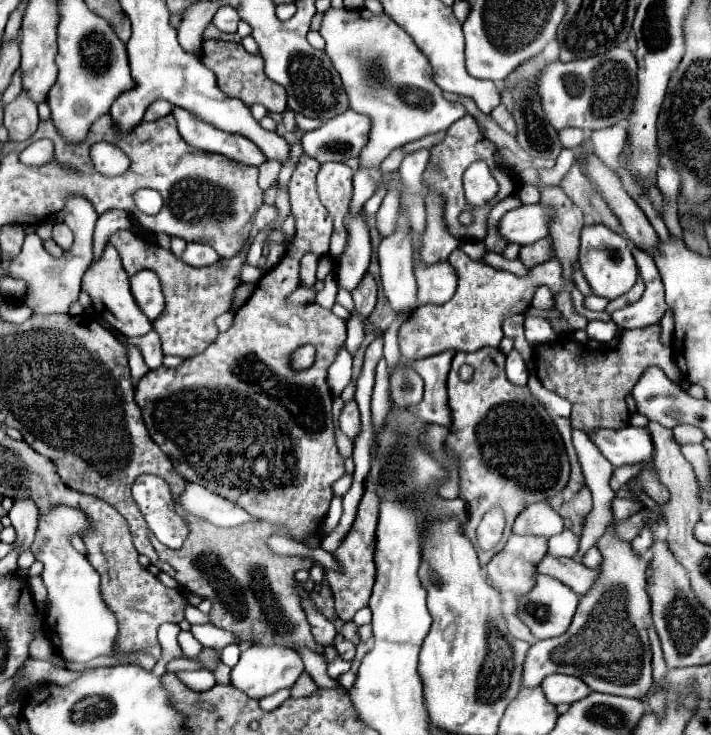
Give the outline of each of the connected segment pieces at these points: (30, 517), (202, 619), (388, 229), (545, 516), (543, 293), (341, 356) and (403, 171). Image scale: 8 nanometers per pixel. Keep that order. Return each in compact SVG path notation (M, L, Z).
M16 499L8 517L16 527L24 525L26 529L36 529L38 525L38 509L32 499Z
M188 605L188 607L184 609L184 617L186 617L188 623L210 623L210 617L204 615L202 611L198 611L198 609L192 607L192 605Z
M390 191L390 193L384 197L384 201L382 201L382 205L380 205L380 211L378 211L378 215L376 215L376 227L378 227L378 231L380 231L382 237L388 237L388 235L394 233L398 211L400 211L400 203L398 203L396 195Z
M548 501L528 505L514 521L512 533L516 535L534 535L534 537L552 537L560 533L562 517L548 505Z
M538 287L532 299L532 307L536 309L554 309L554 293L548 287Z
M340 349L336 361L328 371L328 385L332 393L338 397L350 381L352 381L352 357L346 353L346 349Z
M420 149L420 151L414 151L414 153L408 153L400 165L400 177L402 181L406 183L406 187L412 191L412 193L422 193L424 191L424 185L422 185L422 173L426 169L430 161L430 151L428 149Z

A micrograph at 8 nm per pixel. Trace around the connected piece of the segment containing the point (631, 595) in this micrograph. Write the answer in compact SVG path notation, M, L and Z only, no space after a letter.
M610 525L598 541L604 557L596 585L580 599L570 629L556 637L538 641L528 649L522 685L536 687L552 673L568 673L590 685L592 691L610 695L644 699L652 687L652 651L644 617L650 613L650 597L646 593L648 561L638 557L630 543L614 537Z

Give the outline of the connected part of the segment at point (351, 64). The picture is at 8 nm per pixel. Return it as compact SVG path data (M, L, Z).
M328 9L320 27L320 35L326 41L326 55L330 57L334 69L340 73L344 89L350 99L350 107L356 113L364 113L372 119L372 131L368 145L360 151L360 167L362 169L378 169L380 163L388 157L394 147L402 147L410 141L426 137L430 133L446 131L456 119L466 115L462 103L452 103L442 97L440 87L432 81L432 69L428 59L418 51L416 43L404 29L400 29L386 13L372 13L368 9Z

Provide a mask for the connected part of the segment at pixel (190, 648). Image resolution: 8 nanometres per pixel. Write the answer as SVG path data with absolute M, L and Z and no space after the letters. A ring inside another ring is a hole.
M180 631L178 643L180 643L182 653L184 653L186 657L196 657L196 655L202 651L202 645L194 639L194 635L192 635L190 631Z

